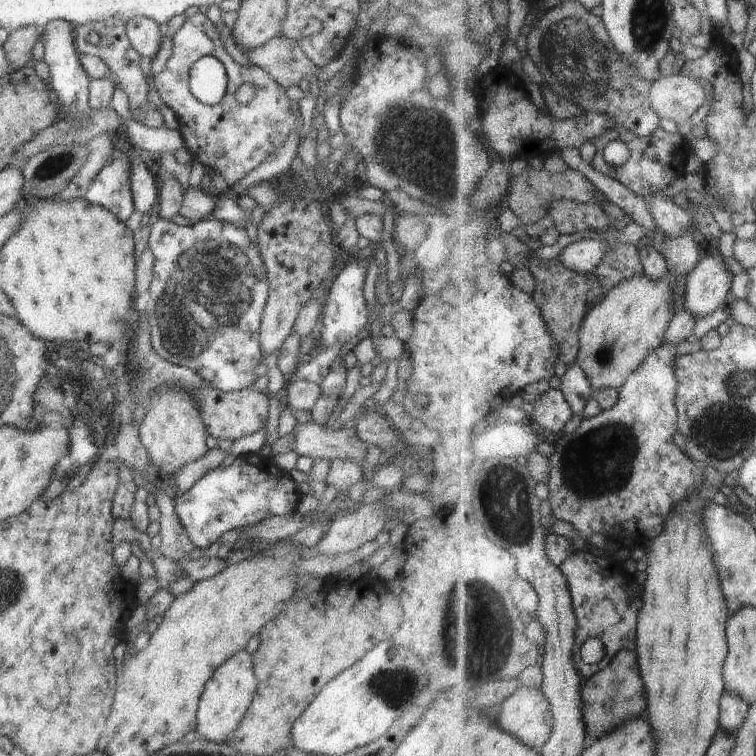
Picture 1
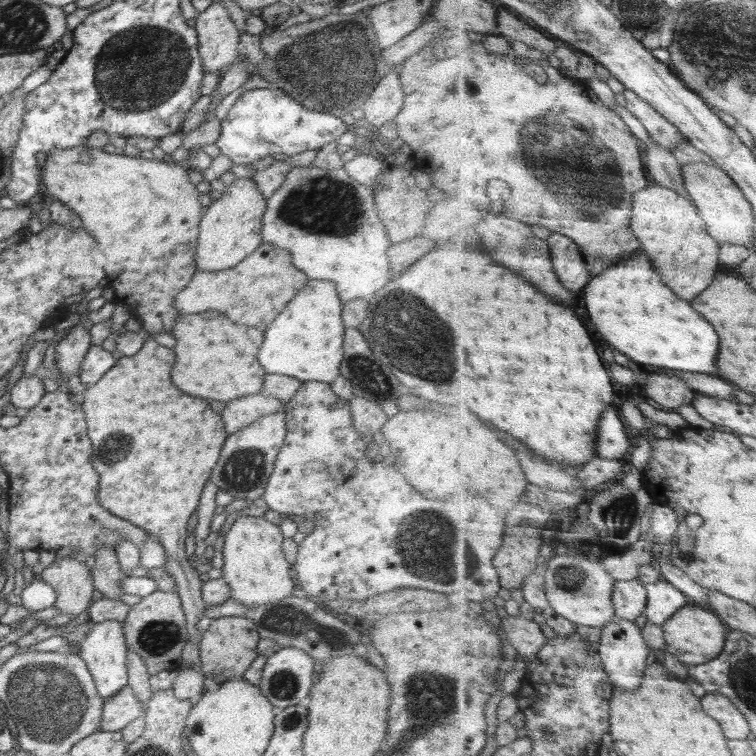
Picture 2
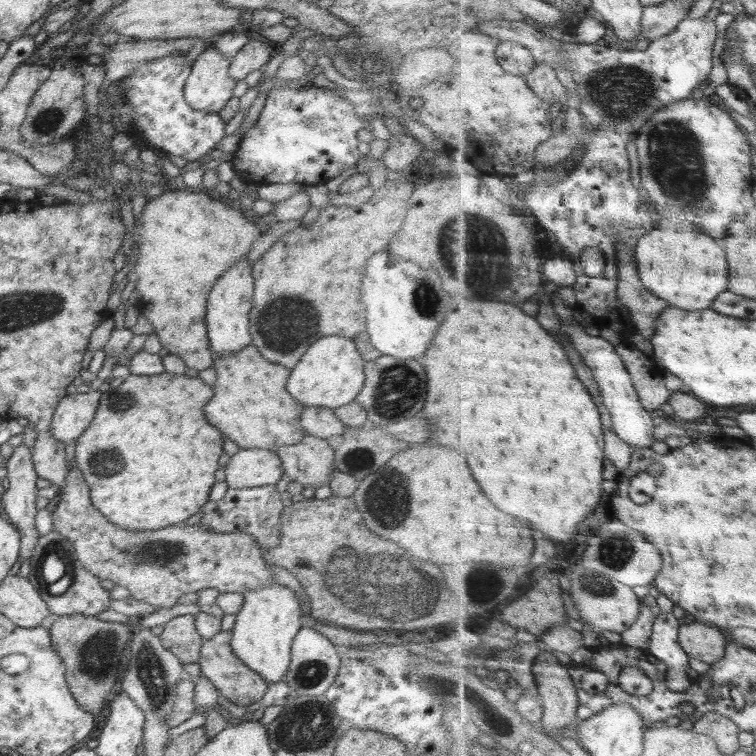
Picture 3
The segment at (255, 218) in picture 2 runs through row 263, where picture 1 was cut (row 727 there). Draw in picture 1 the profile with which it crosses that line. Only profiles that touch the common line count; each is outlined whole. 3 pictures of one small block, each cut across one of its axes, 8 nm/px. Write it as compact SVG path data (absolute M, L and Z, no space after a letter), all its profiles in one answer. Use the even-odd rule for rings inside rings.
M243 649L234 657L228 658L205 685L197 707L196 730L199 736L212 743L226 743L232 739L246 717L256 690L257 679L253 670L253 658L246 649Z

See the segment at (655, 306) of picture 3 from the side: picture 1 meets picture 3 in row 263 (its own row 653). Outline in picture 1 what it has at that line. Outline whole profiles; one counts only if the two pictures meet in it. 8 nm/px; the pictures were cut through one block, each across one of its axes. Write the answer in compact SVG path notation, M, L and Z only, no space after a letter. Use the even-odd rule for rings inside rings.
M622 650L608 667L588 679L583 688L583 700L585 722L591 741L610 735L618 726L624 726L628 720L644 716L644 712L648 710L648 702L638 652Z

